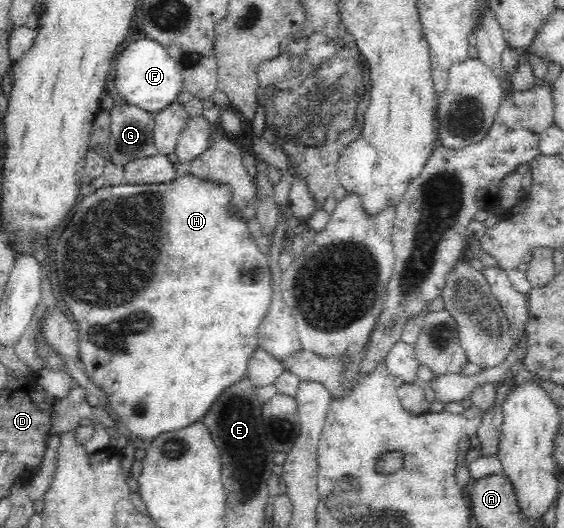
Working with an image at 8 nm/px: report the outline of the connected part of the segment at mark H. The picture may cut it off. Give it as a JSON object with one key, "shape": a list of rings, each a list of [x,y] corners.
{"shape":[[[191,172],[183,173],[181,176],[175,177],[173,181],[165,183],[104,185],[101,188],[97,188],[94,193],[90,193],[83,197],[82,201],[75,207],[75,214],[71,221],[69,221],[66,230],[62,233],[61,239],[57,241],[57,277],[59,277],[61,293],[63,293],[65,299],[63,299],[61,295],[58,295],[58,297],[61,299],[62,307],[71,311],[75,318],[74,322],[79,324],[79,358],[81,358],[82,366],[85,367],[92,383],[95,383],[95,386],[100,387],[101,391],[107,395],[108,403],[118,415],[118,419],[123,421],[131,434],[138,440],[141,440],[142,443],[152,441],[154,438],[157,438],[157,435],[169,431],[181,430],[192,423],[200,421],[211,403],[217,399],[217,395],[221,395],[221,391],[227,389],[227,387],[233,385],[233,383],[237,383],[237,381],[240,381],[243,377],[246,377],[251,354],[259,348],[258,330],[263,322],[263,318],[267,316],[273,297],[272,271],[268,262],[268,256],[261,252],[259,246],[257,246],[257,237],[253,237],[251,233],[249,233],[247,219],[237,215],[234,209],[232,209],[232,205],[230,205],[231,198],[232,191],[226,183],[215,183],[213,179],[201,179],[200,177],[195,177]]]}

